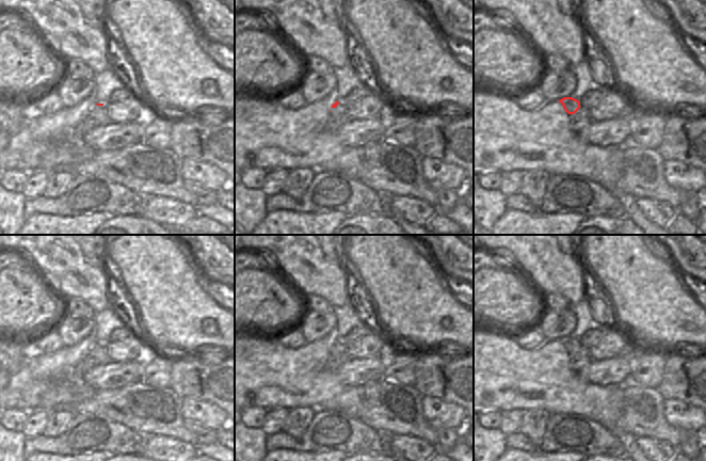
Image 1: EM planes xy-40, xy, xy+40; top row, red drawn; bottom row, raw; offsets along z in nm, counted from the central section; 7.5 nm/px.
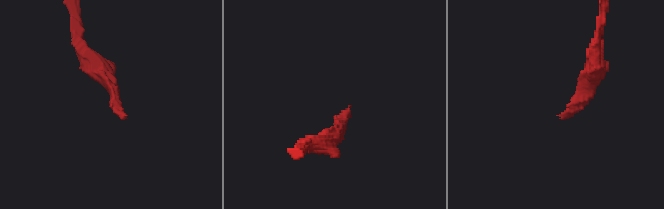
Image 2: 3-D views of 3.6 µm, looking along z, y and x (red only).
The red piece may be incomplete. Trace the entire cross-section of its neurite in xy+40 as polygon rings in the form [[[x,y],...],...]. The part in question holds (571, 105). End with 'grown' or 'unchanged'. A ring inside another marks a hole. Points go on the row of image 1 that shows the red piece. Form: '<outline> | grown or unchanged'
[[[564,97],[559,100],[568,114],[575,114],[580,109],[580,101],[573,97]]] | unchanged

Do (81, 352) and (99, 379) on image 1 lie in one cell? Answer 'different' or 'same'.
different

